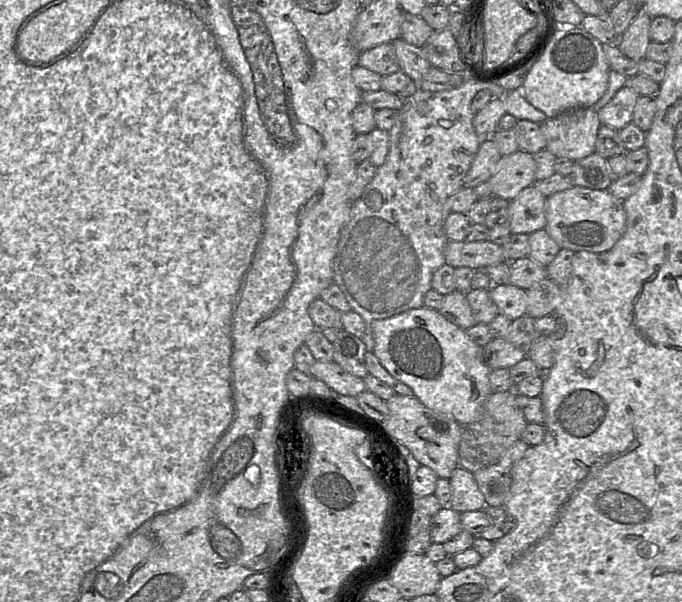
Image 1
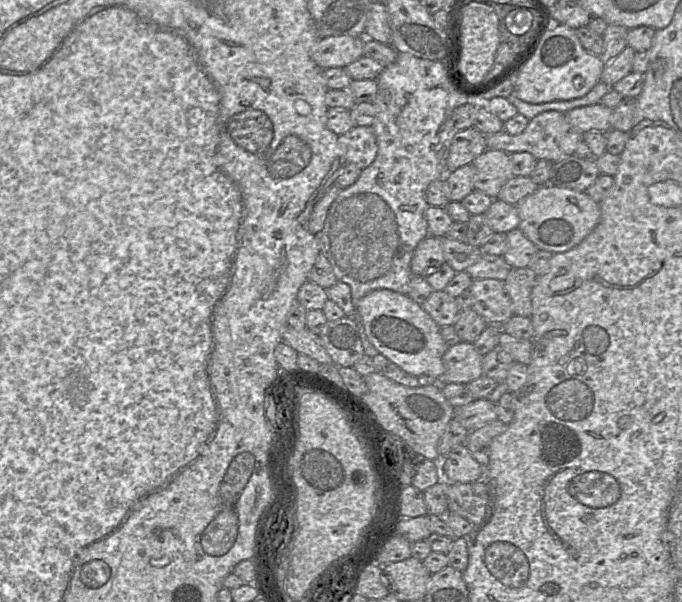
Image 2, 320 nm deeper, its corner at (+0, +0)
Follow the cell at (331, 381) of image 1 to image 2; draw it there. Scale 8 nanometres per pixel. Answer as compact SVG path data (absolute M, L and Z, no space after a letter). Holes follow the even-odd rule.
M286 327L281 342L285 342L298 354L304 354L316 360L319 364L332 363L320 337L308 329L295 330Z

